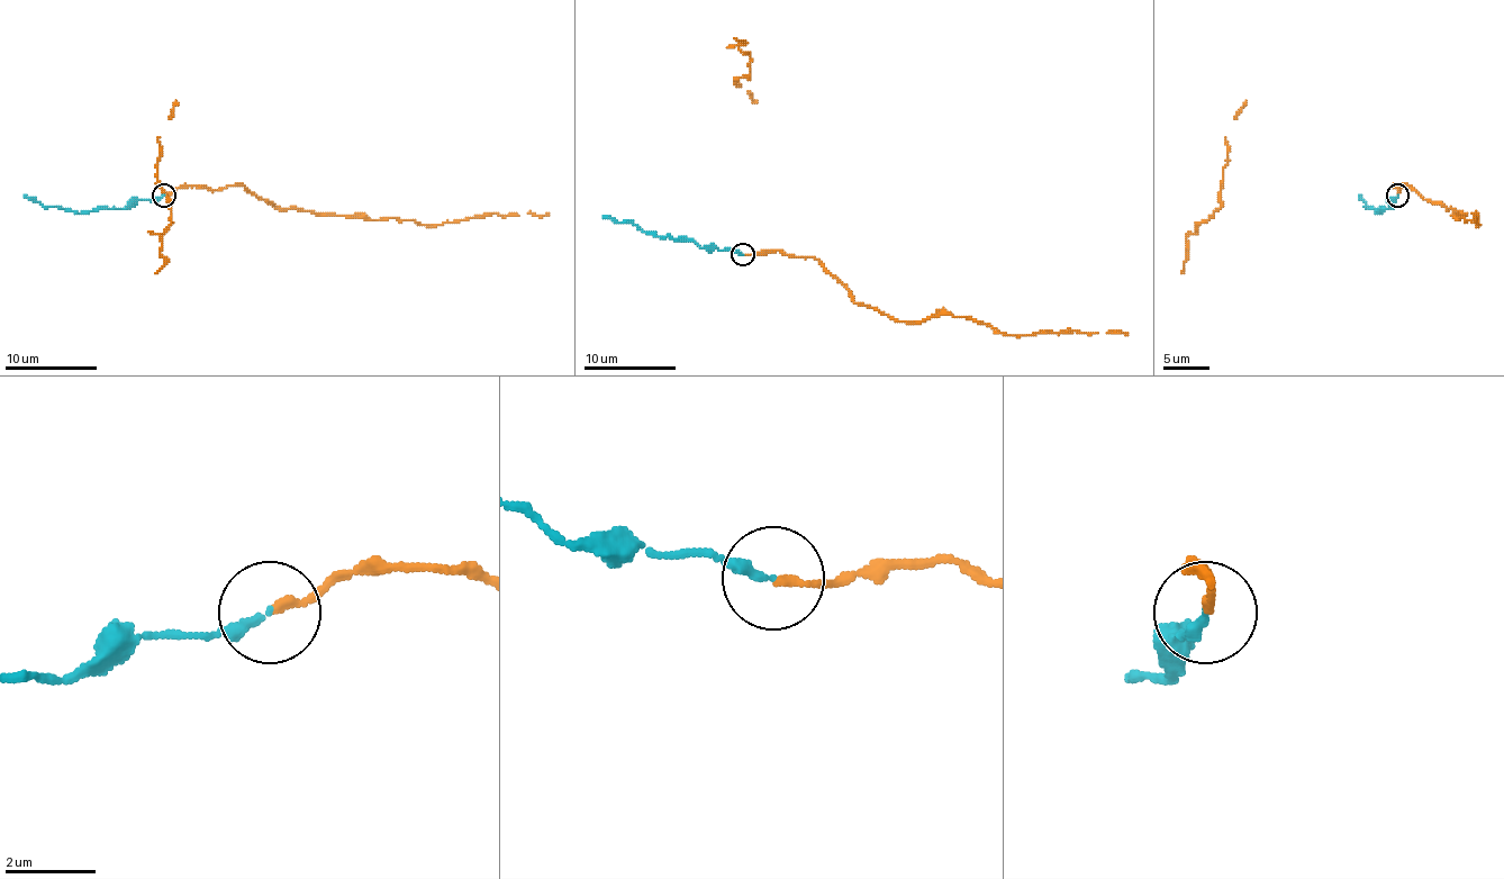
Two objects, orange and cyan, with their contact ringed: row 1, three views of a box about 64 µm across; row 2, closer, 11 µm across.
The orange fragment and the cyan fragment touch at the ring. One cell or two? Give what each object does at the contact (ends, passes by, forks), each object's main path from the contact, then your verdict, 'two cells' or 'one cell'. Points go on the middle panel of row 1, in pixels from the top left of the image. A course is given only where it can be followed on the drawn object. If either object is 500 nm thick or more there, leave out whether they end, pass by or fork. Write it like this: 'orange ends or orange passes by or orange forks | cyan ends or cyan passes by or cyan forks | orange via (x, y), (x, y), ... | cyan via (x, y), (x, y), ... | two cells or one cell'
orange ends | cyan ends | orange via (743, 254), (782, 250), (814, 256), (855, 302), (899, 322), (952, 315), (1007, 335), (1128, 335) | cyan via (743, 254), (701, 247), (692, 241), (653, 236), (635, 225), (603, 216) | one cell

